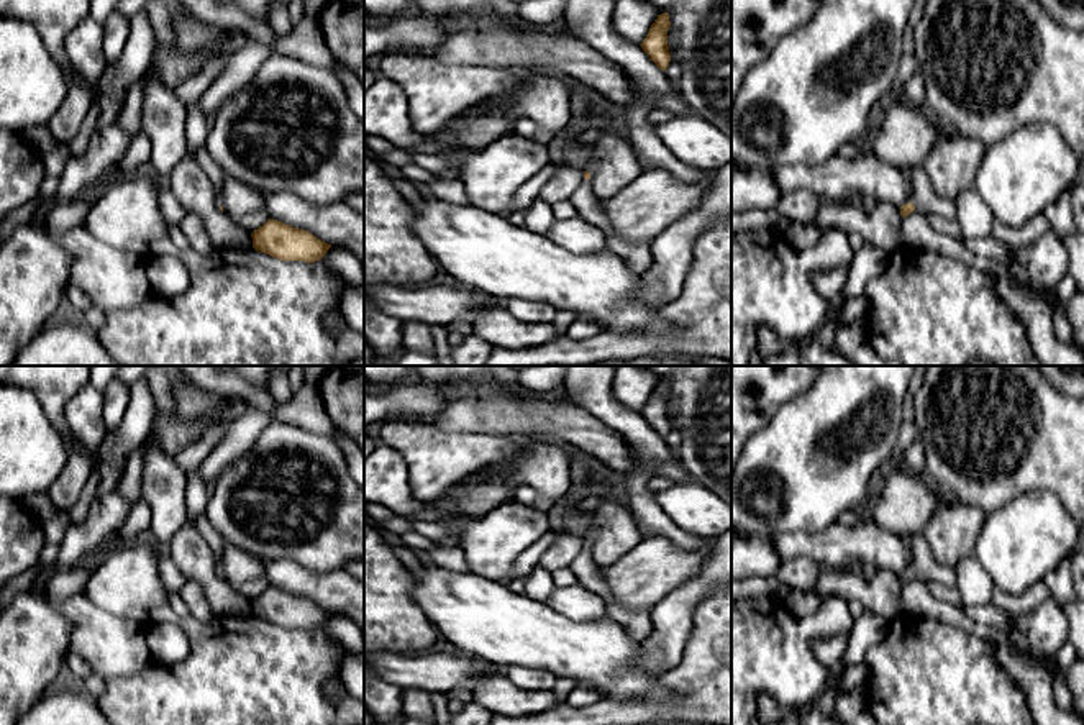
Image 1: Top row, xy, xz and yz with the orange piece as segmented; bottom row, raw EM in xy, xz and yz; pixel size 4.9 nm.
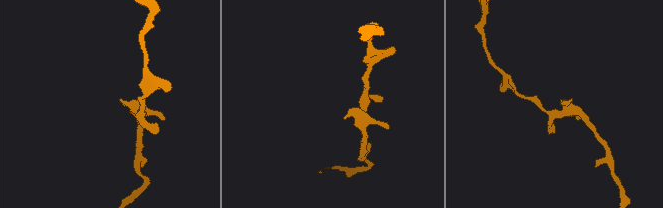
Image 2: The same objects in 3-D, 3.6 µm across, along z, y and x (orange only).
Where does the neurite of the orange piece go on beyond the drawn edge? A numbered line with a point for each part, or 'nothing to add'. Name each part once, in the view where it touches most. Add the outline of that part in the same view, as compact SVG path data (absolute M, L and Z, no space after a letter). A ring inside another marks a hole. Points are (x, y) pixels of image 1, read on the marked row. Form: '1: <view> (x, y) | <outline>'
1: yz (925, 200) | M915 166L907 171L913 185L912 203L915 210L922 213L940 215L948 220L956 218L956 203L954 200L938 197L933 190L933 185L927 176L923 166Z

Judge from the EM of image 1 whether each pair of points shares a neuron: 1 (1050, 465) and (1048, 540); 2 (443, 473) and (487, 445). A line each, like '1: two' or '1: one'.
1: two
2: one

